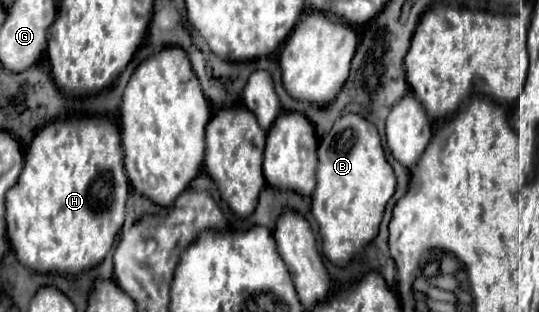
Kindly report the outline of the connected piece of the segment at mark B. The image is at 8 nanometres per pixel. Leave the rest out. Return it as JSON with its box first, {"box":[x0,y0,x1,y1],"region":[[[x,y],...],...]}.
{"box":[312,115,396,267],"region":[[[344,115],[340,117],[332,131],[320,139],[318,147],[318,171],[316,171],[316,189],[312,195],[312,215],[320,227],[322,235],[322,251],[324,255],[338,267],[348,265],[358,255],[364,253],[366,245],[378,235],[378,227],[386,209],[386,203],[396,191],[396,175],[386,161],[380,135],[376,127],[362,119],[360,115]]]}

